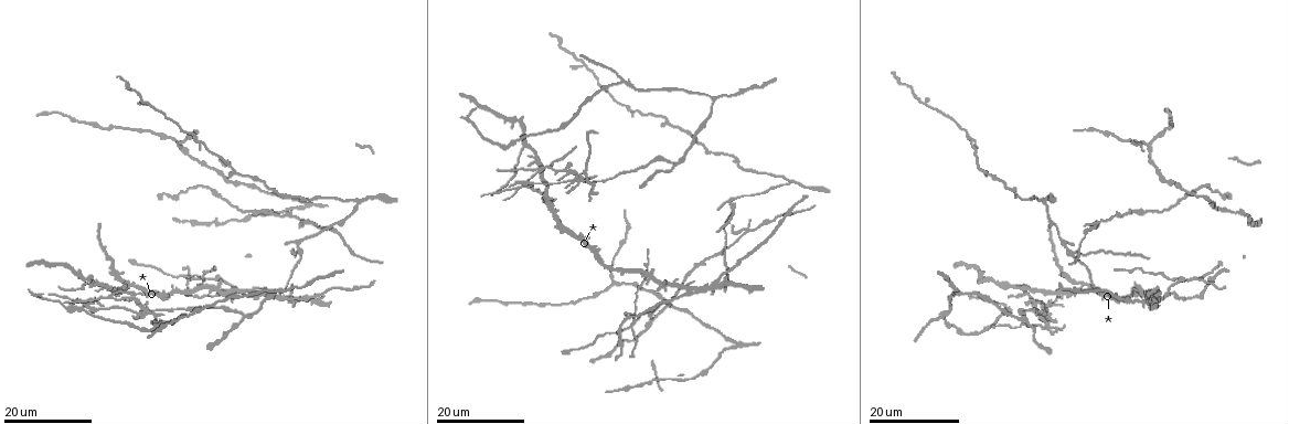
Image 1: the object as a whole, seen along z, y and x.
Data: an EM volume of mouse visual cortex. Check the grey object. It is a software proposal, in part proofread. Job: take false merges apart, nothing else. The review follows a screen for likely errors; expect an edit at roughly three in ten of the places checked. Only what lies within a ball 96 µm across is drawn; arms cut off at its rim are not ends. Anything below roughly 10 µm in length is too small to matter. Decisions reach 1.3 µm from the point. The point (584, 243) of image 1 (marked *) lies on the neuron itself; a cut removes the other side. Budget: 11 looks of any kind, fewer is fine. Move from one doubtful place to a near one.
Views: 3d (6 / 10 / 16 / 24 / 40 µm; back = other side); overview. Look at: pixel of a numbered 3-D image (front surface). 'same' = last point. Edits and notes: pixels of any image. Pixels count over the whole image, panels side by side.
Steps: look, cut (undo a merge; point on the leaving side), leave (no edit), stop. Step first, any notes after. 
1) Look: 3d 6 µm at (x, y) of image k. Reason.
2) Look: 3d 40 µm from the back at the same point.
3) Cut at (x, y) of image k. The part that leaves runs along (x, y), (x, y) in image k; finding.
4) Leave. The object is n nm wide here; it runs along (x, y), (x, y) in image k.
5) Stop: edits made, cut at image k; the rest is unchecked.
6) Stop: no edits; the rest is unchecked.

Look: 3d 16 µm at (523, 147) of image 1. Two arms in line, one across.

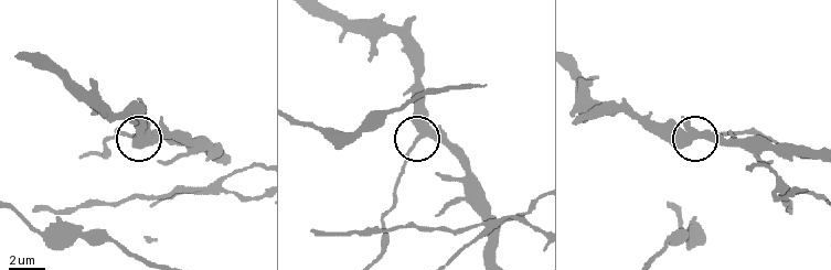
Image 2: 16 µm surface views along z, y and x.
Look: 3d 6 µm at (418, 138) of image 2. Zoom in.

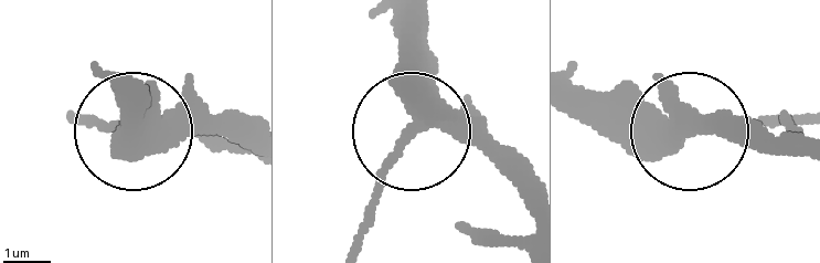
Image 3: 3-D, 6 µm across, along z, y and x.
Look: 3d 6 µm from the back at (409, 132) of image 3.

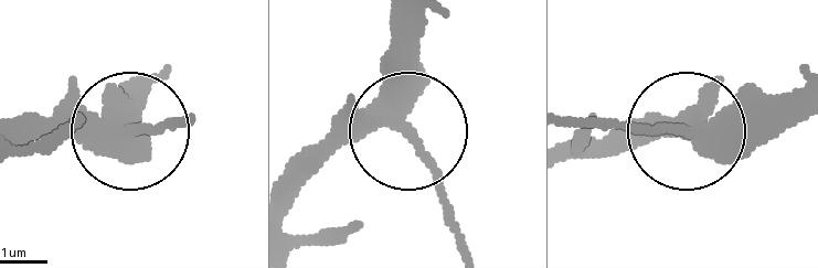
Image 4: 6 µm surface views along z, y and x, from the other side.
Leave. The object is 320 nm wide here; it runs along (294, 192), (353, 140), (401, 132), (456, 235) in image 4; continuous, no second neuron.

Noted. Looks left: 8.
Look: 3d 24 µm at (1171, 183) of image 1. Three-way junction.

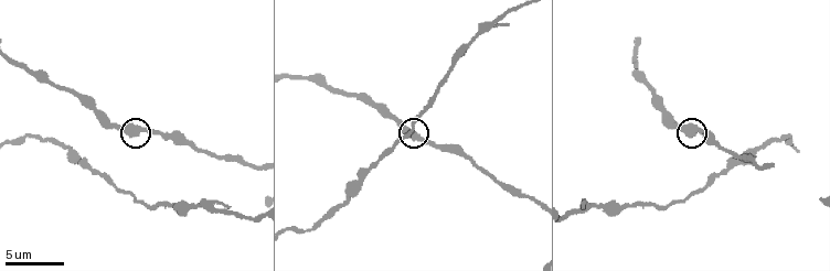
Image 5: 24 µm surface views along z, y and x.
Look: 3d 6 µm at (692, 128) of image 5.

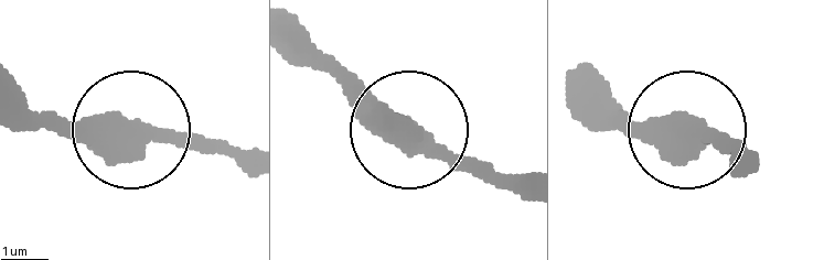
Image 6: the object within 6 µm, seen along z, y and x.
Look: 3d 6 µm from the back at (122, 128) of image 6. Other side.

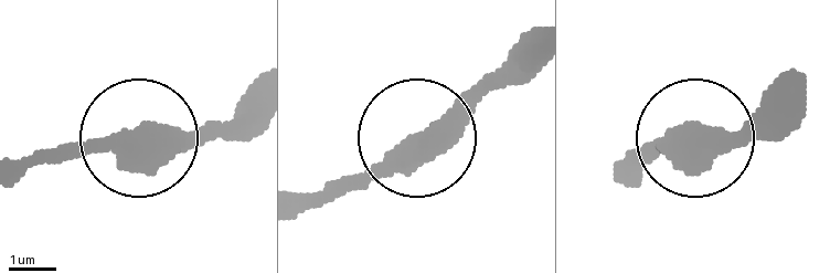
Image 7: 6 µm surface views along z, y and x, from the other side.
Leave. The object is 430 nm wide here; all the same neuron.

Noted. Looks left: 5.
Look: 3d 16 µm at (1097, 224) of image 1. Small branch off a trunk.

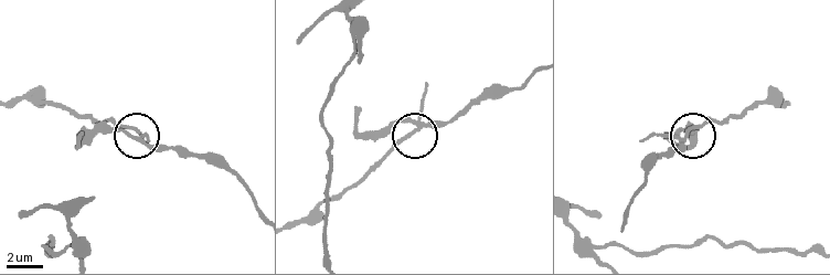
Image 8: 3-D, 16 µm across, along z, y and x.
Look: 3d 6 µm at (137, 133) of image 8. Closer look.

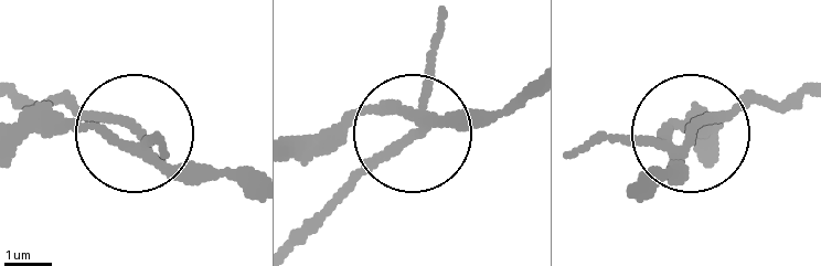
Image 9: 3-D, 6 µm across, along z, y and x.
Cut at (387, 160) of image 9. The object is 190 nm wide here; the part that leaves runs along (426, 115), (295, 234) in image 9; a second neuron is stuck on.

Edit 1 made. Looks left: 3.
Look: overview.

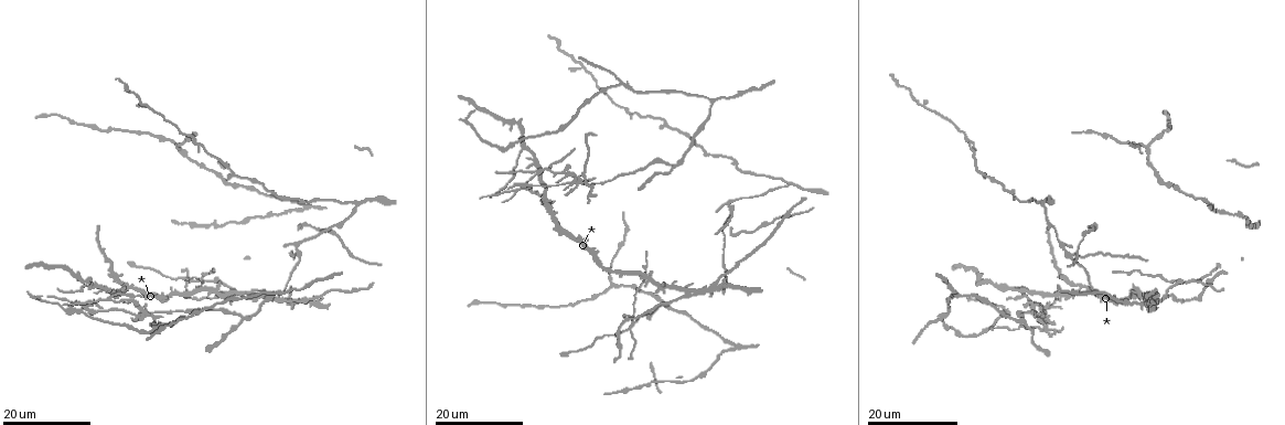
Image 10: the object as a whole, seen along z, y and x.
Look: 3d 24 µm at (1186, 282) of image 10. A fork.

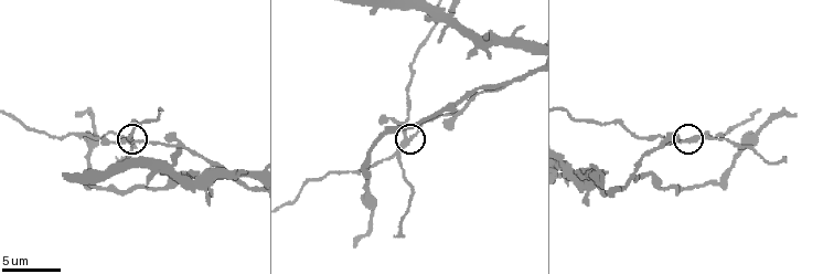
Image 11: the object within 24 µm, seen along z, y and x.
Look: 3d 10 µm at (405, 135) of image 11. Zoom in.

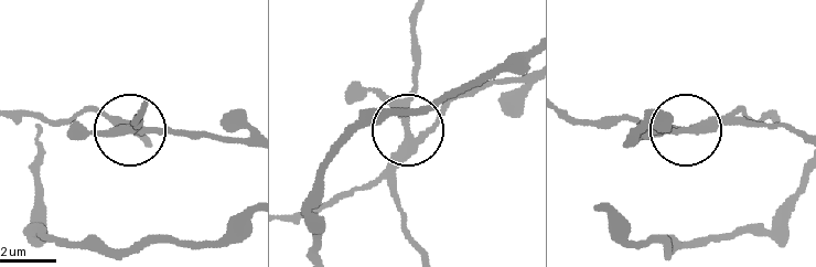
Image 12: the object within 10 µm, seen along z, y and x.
Cut at (120, 128) of image 12. The part that leaves runs along (400, 152), (414, 76), (414, 12) in image 12; a second neuron is stuck on.

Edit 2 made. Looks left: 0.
Stop: edits made, cut at image 9, cut at image 12; the rest is unchecked.

